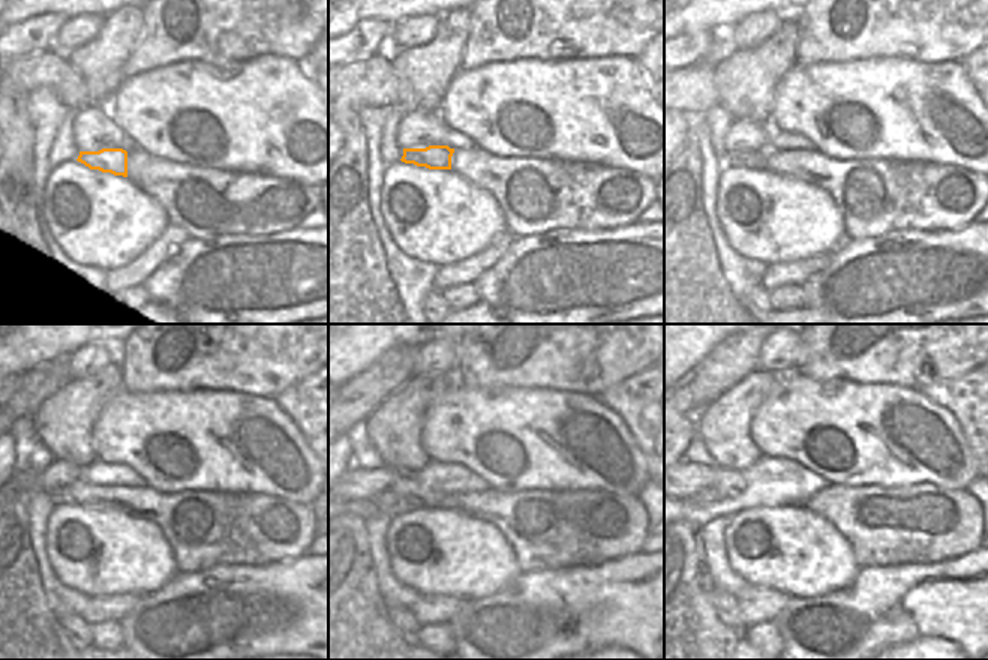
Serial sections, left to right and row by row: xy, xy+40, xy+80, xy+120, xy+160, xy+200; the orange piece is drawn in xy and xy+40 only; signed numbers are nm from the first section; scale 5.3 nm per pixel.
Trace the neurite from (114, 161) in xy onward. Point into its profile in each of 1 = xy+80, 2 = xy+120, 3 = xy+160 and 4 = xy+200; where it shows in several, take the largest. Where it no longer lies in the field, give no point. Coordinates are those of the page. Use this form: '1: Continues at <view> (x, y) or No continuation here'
1: Continues at xy+80 (745, 156)
2: Continues at xy+120 (59, 495)
3: Continues at xy+160 (386, 498)
4: Continues at xy+200 (708, 495)

